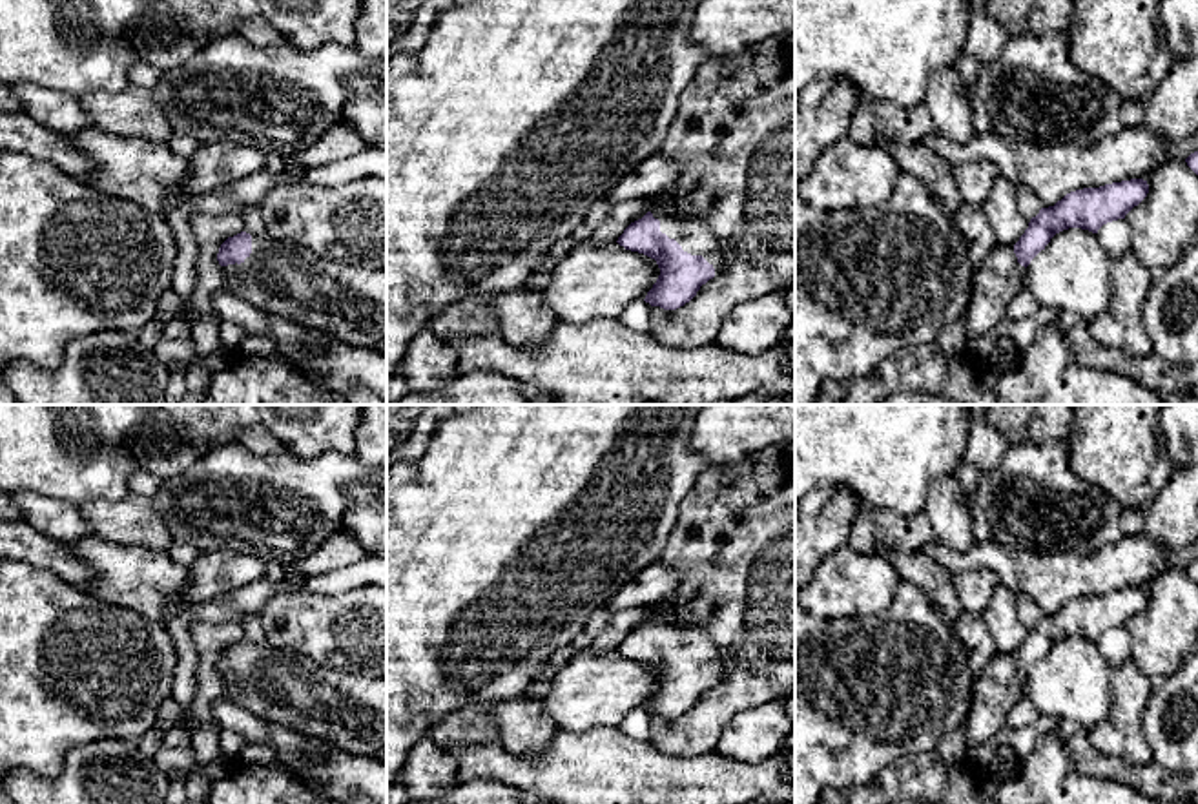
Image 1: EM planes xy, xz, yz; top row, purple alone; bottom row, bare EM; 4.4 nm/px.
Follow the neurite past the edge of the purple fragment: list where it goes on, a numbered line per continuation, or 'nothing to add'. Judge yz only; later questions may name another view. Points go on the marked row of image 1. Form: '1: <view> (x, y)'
1: yz (1000, 278)

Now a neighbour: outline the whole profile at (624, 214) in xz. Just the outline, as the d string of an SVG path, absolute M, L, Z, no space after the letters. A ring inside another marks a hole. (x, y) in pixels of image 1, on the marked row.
M629 199L620 204L613 204L609 217L593 230L591 242L594 246L616 242L624 230L642 219L647 211L651 211L651 204L647 199Z

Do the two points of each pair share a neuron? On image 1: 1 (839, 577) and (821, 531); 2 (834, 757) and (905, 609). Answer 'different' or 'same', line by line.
1: different
2: same

